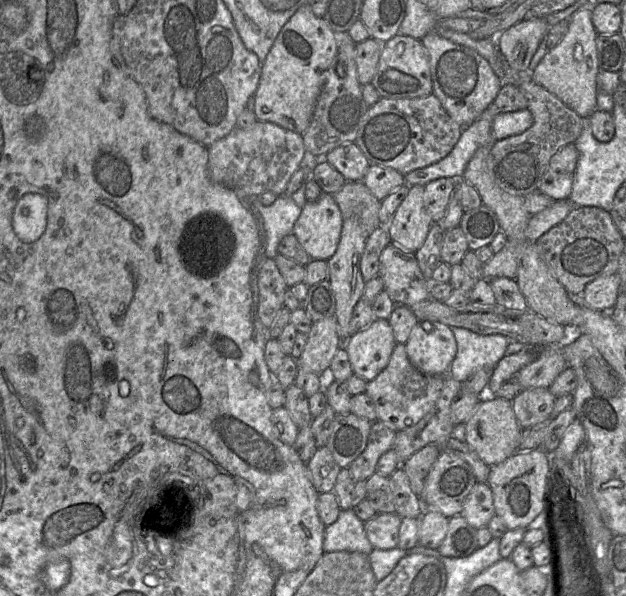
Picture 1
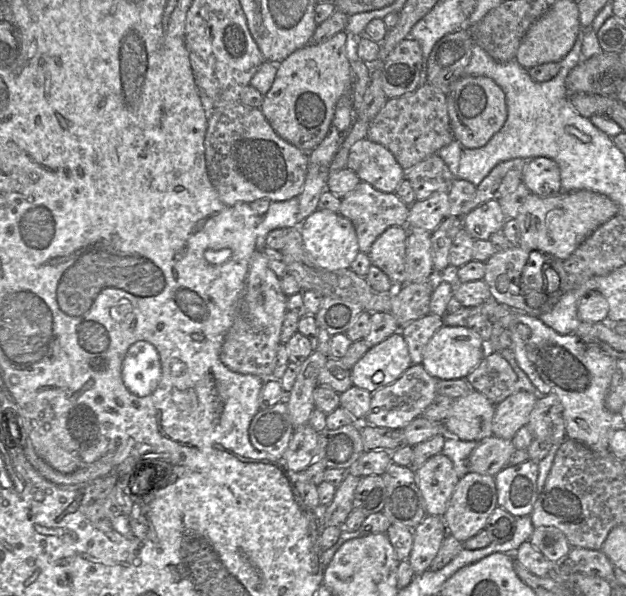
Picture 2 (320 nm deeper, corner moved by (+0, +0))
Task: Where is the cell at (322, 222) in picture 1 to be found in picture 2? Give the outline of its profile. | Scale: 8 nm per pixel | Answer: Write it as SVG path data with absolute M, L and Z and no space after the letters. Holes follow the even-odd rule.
M316 210L300 224L300 231L304 248L311 260L325 270L336 271L350 268L360 252L352 222L339 212Z

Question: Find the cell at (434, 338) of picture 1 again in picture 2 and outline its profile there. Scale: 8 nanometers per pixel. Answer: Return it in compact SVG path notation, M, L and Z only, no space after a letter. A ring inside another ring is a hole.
M443 324L424 347L421 365L438 380L466 379L487 353L486 343L472 329Z

